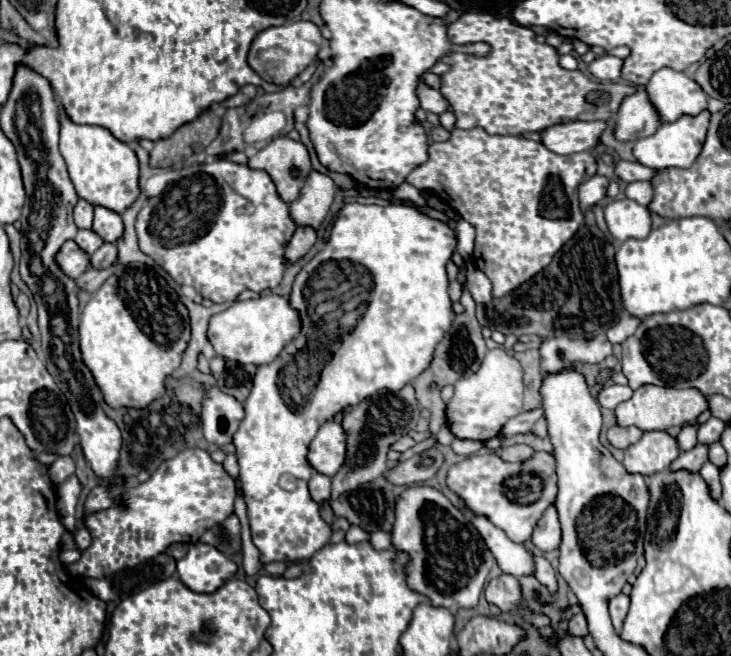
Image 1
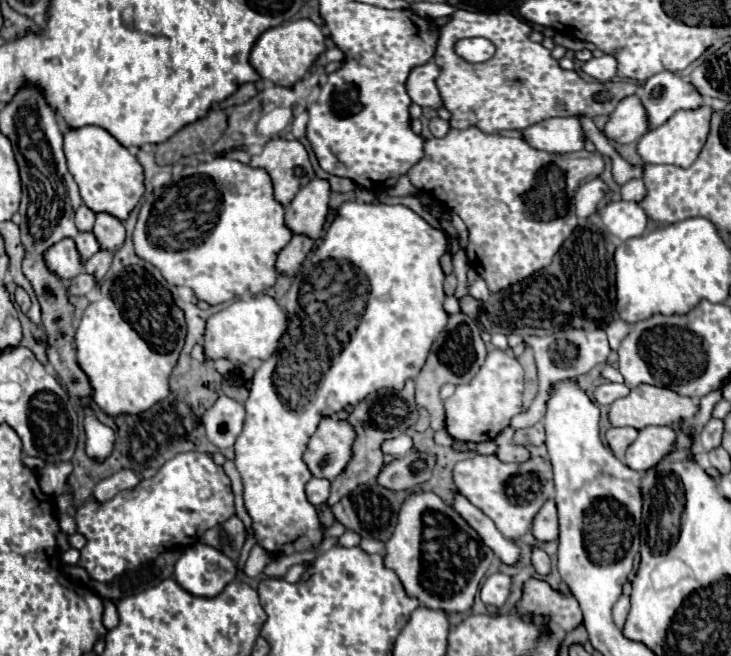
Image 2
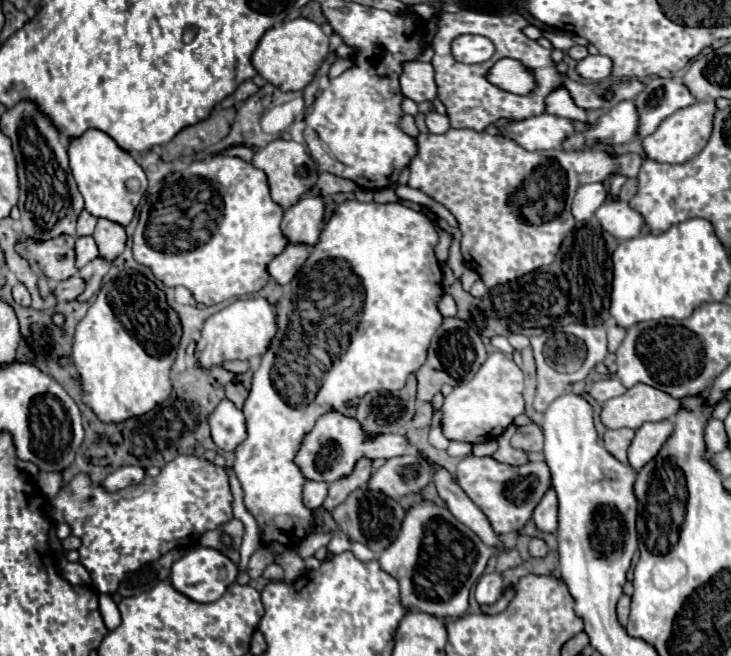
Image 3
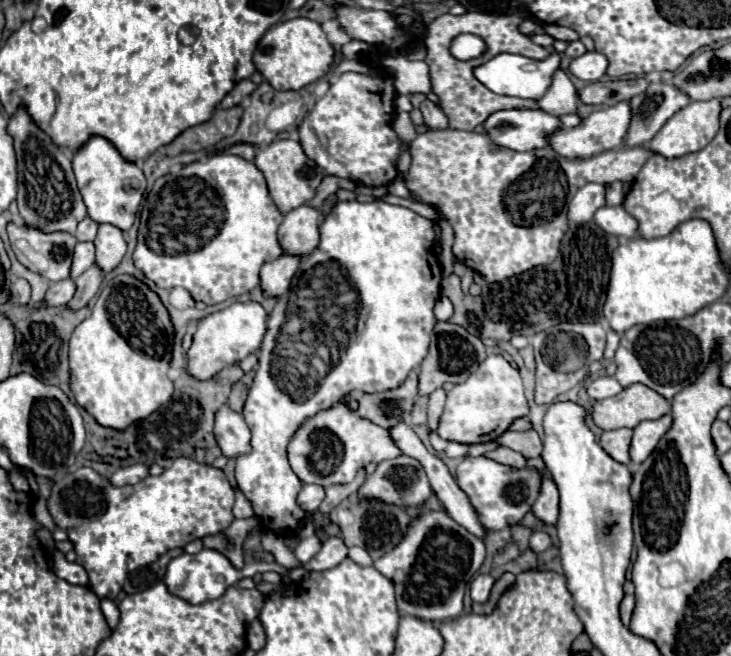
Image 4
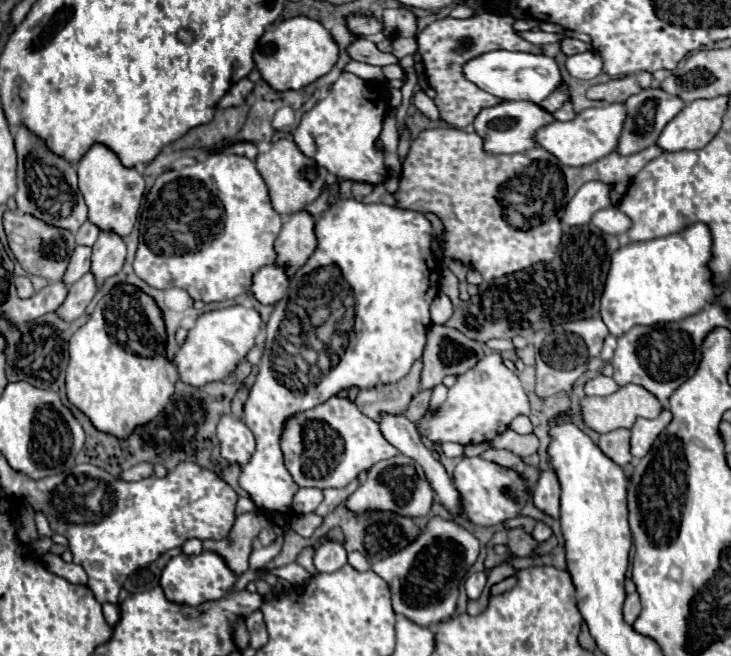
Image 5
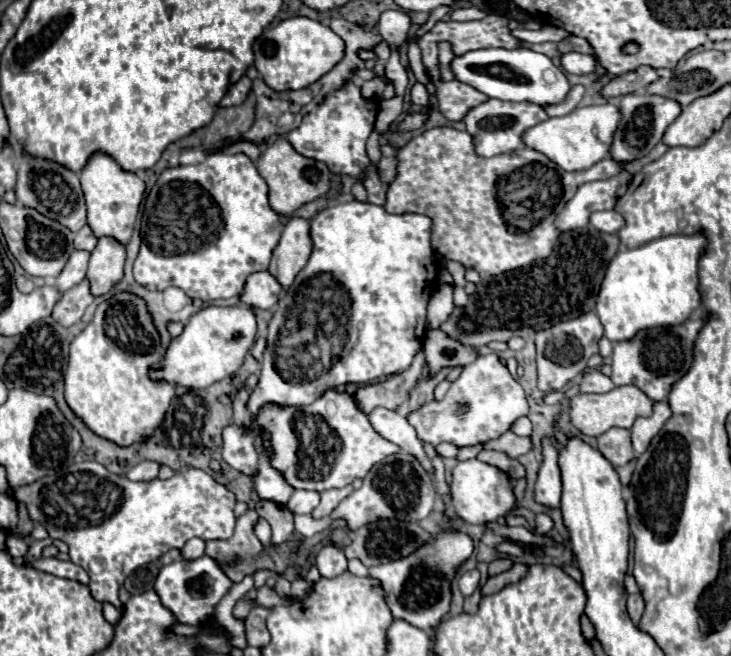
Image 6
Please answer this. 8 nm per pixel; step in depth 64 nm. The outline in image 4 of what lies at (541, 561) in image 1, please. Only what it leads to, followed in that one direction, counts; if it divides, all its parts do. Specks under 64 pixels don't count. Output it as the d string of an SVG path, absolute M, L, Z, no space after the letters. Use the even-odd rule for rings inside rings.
M534 532L532 538L530 538L530 550L536 552L536 554L540 554L546 548L550 548L550 536L544 534L544 532Z

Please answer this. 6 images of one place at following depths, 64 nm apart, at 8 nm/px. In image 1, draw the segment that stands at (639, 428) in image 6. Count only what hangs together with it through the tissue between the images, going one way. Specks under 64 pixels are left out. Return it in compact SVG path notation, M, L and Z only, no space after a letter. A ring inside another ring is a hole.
M644 432L642 440L624 450L624 468L630 474L652 476L678 458L678 442L666 432Z

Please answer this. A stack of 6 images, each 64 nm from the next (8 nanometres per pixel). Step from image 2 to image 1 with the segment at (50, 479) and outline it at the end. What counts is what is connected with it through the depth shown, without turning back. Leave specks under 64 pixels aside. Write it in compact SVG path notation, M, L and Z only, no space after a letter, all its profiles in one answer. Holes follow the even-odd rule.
M60 456L60 458L50 466L48 474L52 474L50 478L52 478L52 482L56 482L54 486L60 486L68 476L74 474L74 470L76 470L74 460L72 460L70 456Z

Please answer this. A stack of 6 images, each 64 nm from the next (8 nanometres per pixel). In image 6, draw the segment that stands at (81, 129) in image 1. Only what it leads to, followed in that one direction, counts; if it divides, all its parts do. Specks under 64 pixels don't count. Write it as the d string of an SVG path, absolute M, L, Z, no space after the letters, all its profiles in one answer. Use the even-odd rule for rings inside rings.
M96 152L88 158L86 166L80 170L80 184L86 198L88 224L92 232L98 238L110 236L122 244L128 244L144 198L144 190L146 190L144 182L134 172L122 170L112 156L104 152Z

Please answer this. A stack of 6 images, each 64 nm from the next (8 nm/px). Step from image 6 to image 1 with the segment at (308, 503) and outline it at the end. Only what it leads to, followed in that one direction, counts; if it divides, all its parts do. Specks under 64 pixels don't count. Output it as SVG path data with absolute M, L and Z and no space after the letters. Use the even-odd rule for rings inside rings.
M316 472L312 478L310 478L310 494L316 502L324 502L324 500L330 500L330 476L324 476L320 472Z

